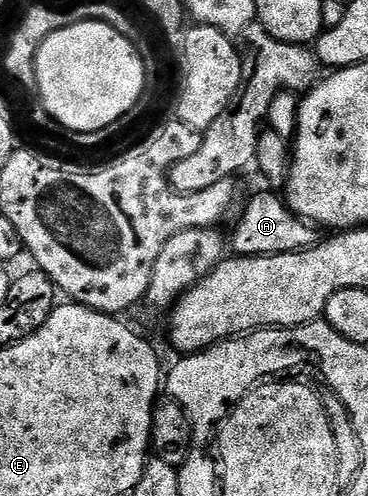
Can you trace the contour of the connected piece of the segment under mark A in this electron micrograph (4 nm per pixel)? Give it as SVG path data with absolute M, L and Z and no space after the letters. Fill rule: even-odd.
M272 191L266 192L268 193L254 194L249 199L248 206L241 211L240 218L232 229L232 237L230 233L231 252L237 257L265 257L286 255L315 245L318 240L317 226L292 212L283 196Z

